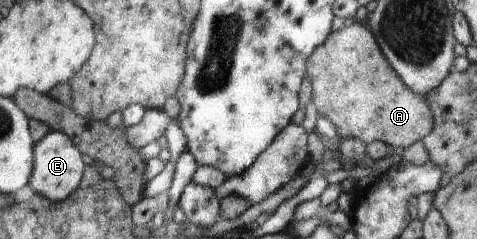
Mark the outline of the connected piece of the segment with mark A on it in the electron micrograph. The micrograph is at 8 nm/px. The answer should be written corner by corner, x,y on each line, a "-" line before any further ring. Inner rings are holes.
362,21
332,31
325,43
308,57
307,73
312,83
312,102
318,113
335,125
341,137
355,137
365,145
380,141
394,148
408,148
417,139
431,134
435,127
435,118
431,117
426,99
403,85
379,51
371,28
-
361,69
365,87
369,89
361,89

